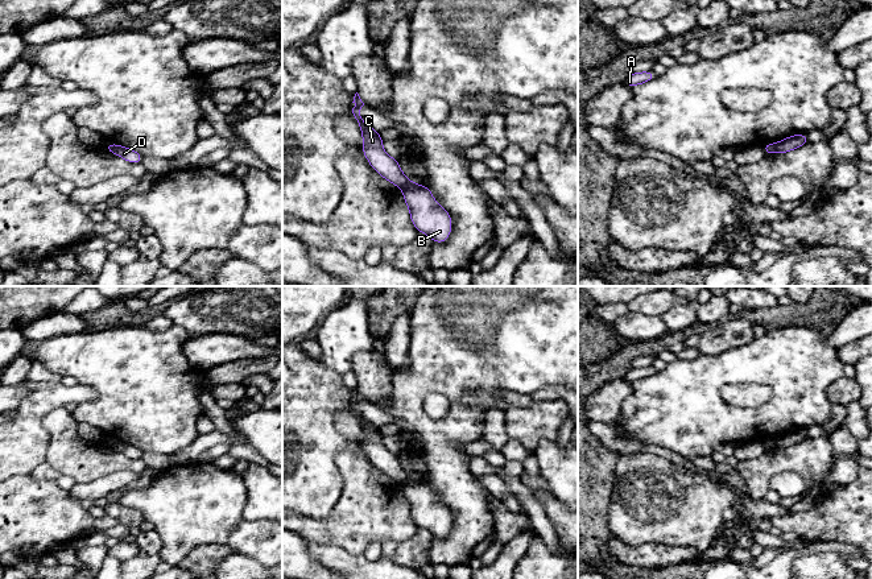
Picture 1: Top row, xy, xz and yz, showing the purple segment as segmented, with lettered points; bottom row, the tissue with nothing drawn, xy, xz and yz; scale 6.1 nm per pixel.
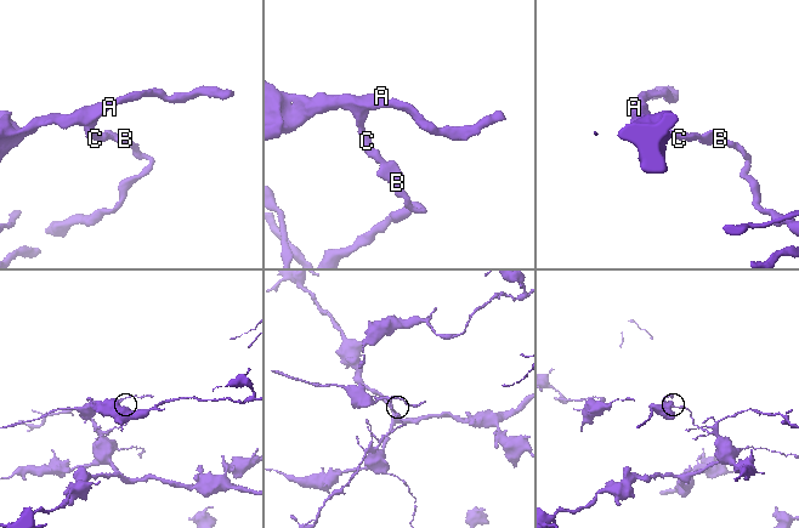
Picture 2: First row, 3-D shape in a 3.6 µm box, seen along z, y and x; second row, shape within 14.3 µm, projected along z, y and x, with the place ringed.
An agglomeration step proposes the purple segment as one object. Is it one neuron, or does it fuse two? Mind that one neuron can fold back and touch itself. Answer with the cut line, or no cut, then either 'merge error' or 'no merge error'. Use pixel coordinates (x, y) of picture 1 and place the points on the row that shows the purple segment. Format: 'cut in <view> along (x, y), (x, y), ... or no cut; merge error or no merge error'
cut in xz along (413, 183), (404, 190); merge error

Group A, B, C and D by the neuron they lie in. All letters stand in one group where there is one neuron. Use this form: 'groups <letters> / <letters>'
groups A C / B D

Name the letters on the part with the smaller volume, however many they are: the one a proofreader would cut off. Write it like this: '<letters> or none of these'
A, C

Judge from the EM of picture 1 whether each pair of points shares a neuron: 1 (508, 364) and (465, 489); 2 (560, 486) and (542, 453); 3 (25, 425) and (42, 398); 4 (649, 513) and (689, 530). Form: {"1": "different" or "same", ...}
{"1": "same", "2": "same", "3": "same", "4": "same"}

